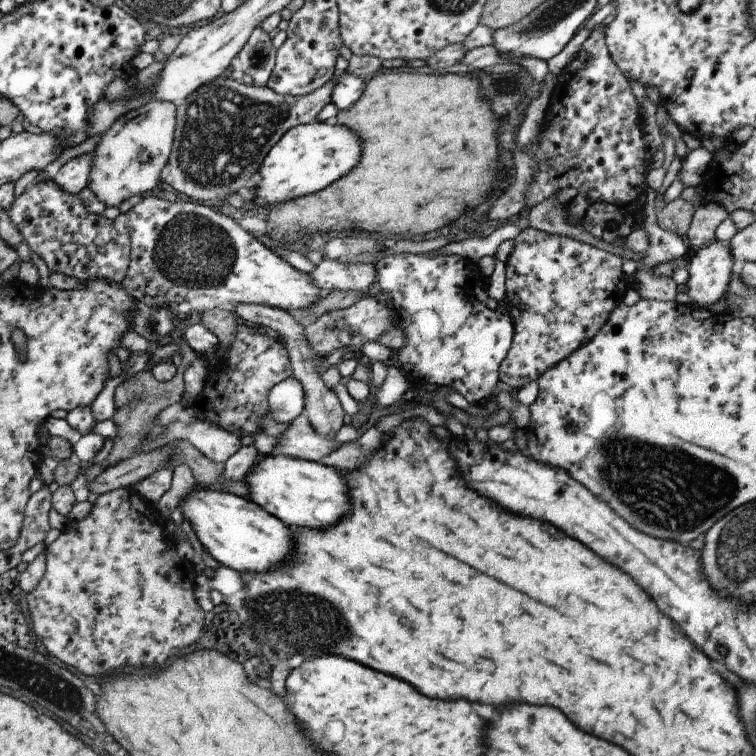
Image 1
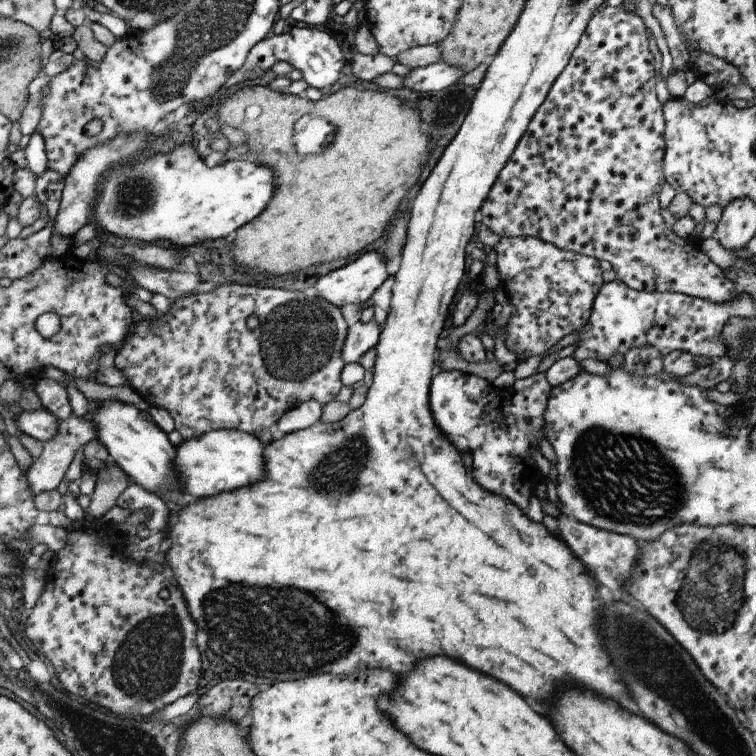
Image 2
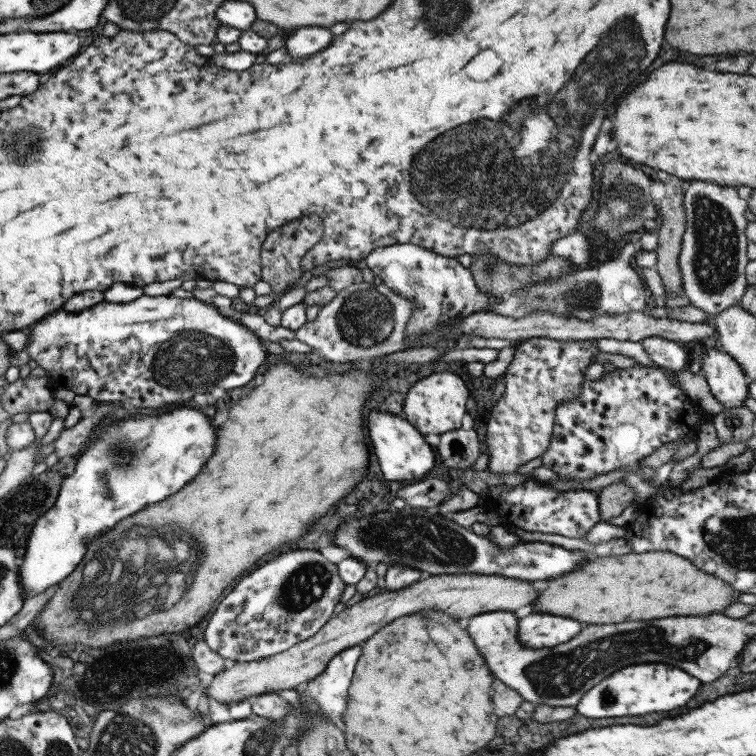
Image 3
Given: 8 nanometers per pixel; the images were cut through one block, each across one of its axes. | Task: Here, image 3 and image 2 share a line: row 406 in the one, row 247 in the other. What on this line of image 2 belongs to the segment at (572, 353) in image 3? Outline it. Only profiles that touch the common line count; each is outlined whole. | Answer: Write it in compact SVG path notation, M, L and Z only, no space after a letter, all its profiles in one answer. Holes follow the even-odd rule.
M501 237L492 247L497 254L500 288L505 290L508 301L514 306L513 315L507 323L505 345L520 360L534 354L544 355L564 336L578 332L587 322L594 309L594 302L602 280L600 261L594 257L579 255L572 251L560 250L556 245L543 241L540 237Z

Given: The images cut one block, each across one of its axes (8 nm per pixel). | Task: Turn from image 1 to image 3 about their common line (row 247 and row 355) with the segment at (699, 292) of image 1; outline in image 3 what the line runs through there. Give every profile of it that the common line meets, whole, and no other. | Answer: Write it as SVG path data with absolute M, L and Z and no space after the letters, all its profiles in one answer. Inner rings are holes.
M704 347L699 352L697 369L706 378L712 394L724 404L724 409L744 406L750 381L732 356Z

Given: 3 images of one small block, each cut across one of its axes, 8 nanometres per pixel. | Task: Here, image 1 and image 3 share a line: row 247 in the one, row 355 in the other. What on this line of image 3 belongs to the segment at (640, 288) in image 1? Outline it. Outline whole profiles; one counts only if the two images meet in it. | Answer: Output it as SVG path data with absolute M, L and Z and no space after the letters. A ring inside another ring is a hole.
M660 336L644 338L641 343L653 362L668 372L667 378L681 386L680 379L674 377L674 374L690 366L689 348L683 344L660 338Z

